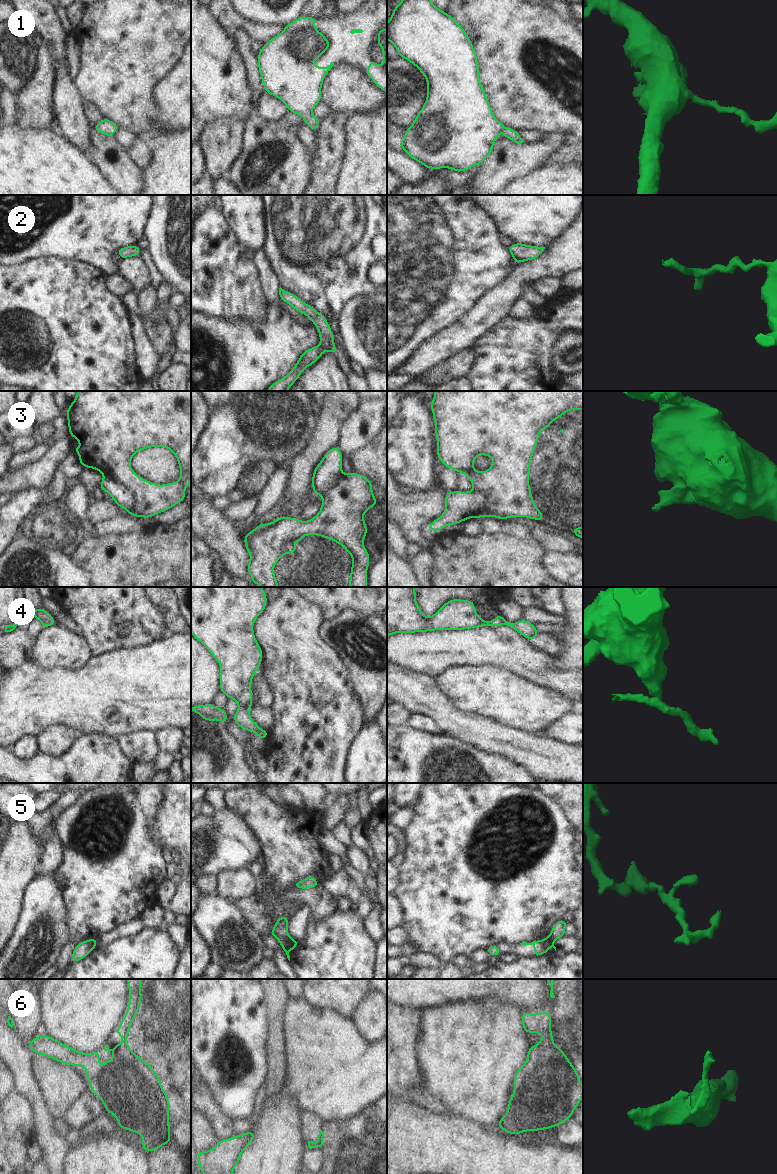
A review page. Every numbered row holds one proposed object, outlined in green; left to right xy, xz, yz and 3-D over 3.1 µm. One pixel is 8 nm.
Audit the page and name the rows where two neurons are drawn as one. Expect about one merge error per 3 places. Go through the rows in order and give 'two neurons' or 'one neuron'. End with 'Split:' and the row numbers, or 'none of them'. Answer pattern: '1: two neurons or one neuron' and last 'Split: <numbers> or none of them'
1: one neuron
2: one neuron
3: two neurons
4: two neurons
5: two neurons
6: one neuron
Split: 3, 4, 5

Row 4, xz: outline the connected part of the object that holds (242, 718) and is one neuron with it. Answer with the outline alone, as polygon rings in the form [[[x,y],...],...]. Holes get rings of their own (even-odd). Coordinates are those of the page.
[[[248,704],[244,707],[238,707],[234,714],[233,720],[242,730],[254,732],[261,740],[269,735],[268,731],[261,729],[250,717],[250,711],[252,704]]]

